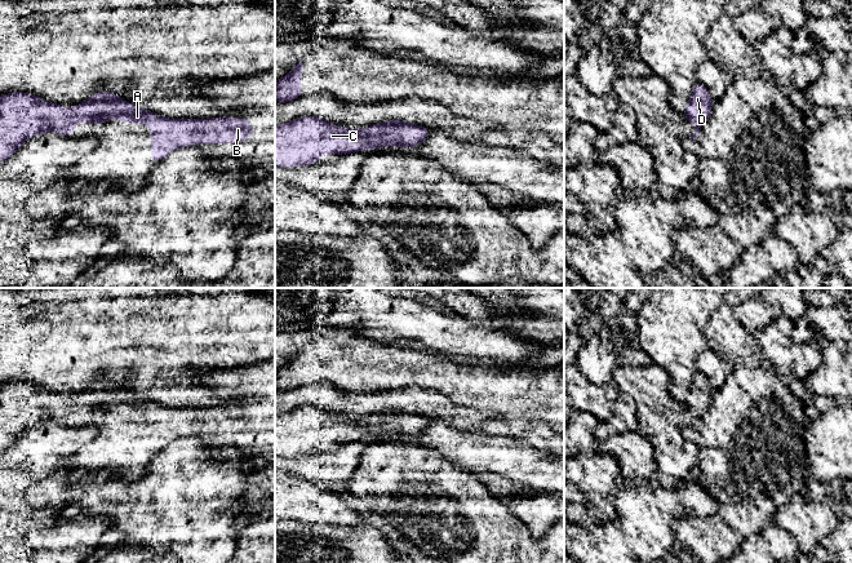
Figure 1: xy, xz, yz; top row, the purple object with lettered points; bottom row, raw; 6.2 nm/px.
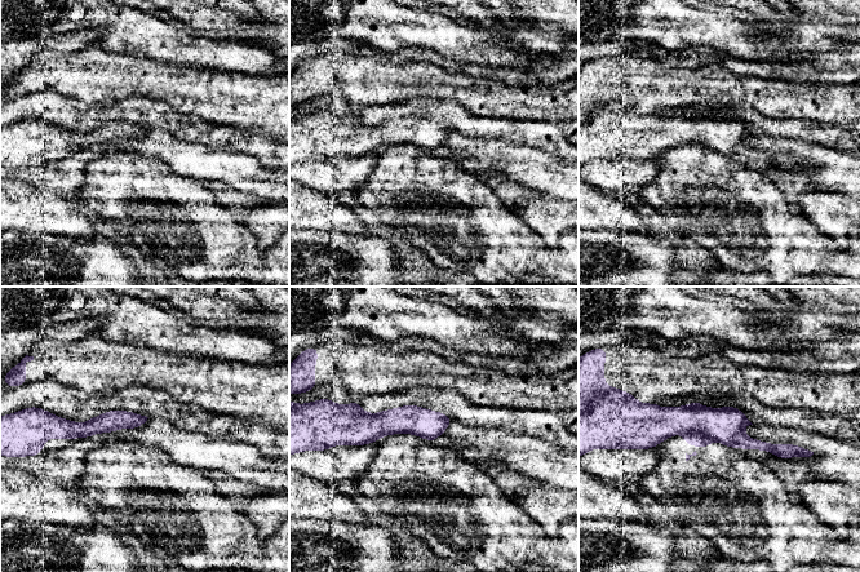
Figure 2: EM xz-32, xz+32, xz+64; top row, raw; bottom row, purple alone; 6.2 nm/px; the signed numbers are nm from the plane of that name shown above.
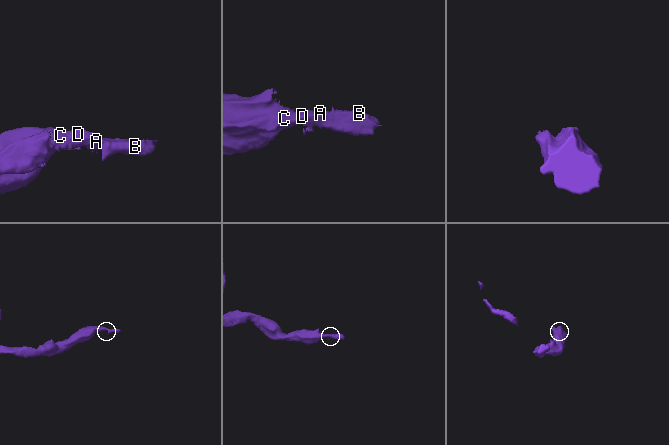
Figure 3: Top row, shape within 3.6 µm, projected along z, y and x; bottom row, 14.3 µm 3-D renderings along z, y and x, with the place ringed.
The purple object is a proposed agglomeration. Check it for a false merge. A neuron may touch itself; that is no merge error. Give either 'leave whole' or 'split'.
leave whole

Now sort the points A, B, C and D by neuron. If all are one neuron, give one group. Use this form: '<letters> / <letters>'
A B C D

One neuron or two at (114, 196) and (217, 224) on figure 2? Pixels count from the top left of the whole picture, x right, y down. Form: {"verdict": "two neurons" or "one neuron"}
{"verdict": "one neuron"}

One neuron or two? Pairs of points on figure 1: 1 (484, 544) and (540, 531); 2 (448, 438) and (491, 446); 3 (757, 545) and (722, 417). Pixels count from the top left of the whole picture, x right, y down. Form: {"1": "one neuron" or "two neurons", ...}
{"1": "two neurons", "2": "one neuron", "3": "two neurons"}

